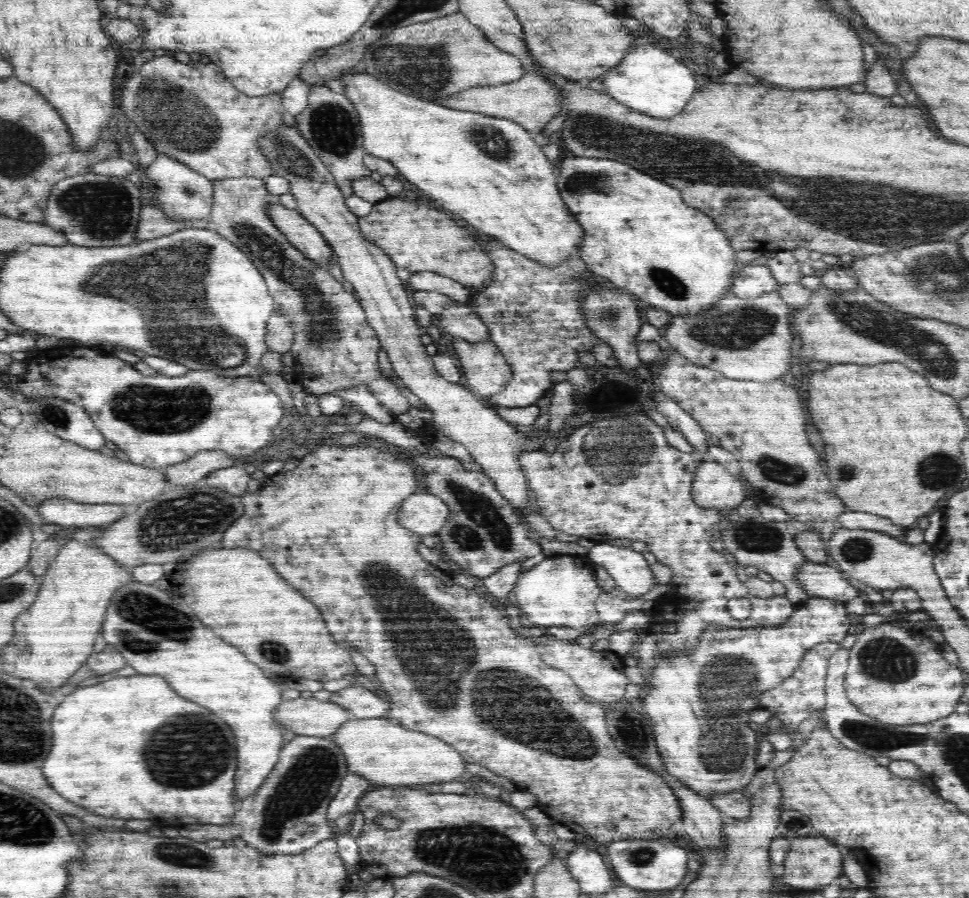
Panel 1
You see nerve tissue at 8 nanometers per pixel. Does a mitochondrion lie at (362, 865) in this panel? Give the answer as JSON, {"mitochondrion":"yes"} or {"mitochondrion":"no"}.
{"mitochondrion":"no"}

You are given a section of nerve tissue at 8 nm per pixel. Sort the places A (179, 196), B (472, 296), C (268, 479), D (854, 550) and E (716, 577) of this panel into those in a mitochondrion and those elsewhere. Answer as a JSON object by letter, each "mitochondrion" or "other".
{"A":"other","B":"other","C":"other","D":"mitochondrion","E":"other"}

